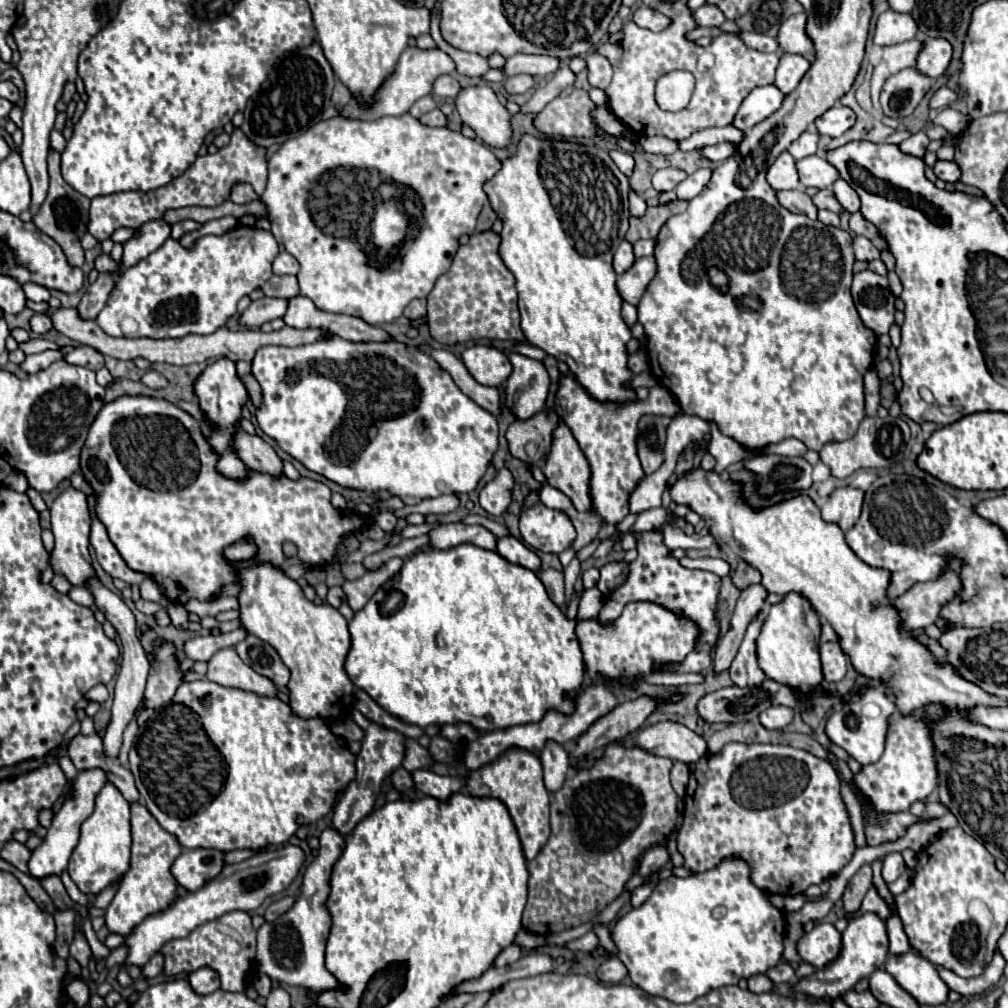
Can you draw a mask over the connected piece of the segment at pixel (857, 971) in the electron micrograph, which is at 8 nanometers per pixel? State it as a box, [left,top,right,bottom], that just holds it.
[791,913,889,1001]

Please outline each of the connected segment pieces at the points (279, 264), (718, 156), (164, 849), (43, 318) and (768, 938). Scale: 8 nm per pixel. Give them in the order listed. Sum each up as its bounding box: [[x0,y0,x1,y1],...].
[[273,251,299,275],[699,143,735,161],[105,807,181,935],[31,313,53,335],[613,859,785,1003]]

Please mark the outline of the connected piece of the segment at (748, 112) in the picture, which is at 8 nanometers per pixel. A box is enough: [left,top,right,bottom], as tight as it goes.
[733,85,785,133]

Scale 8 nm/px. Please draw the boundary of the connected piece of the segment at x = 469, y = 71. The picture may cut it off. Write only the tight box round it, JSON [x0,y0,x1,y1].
[431,11,489,77]

